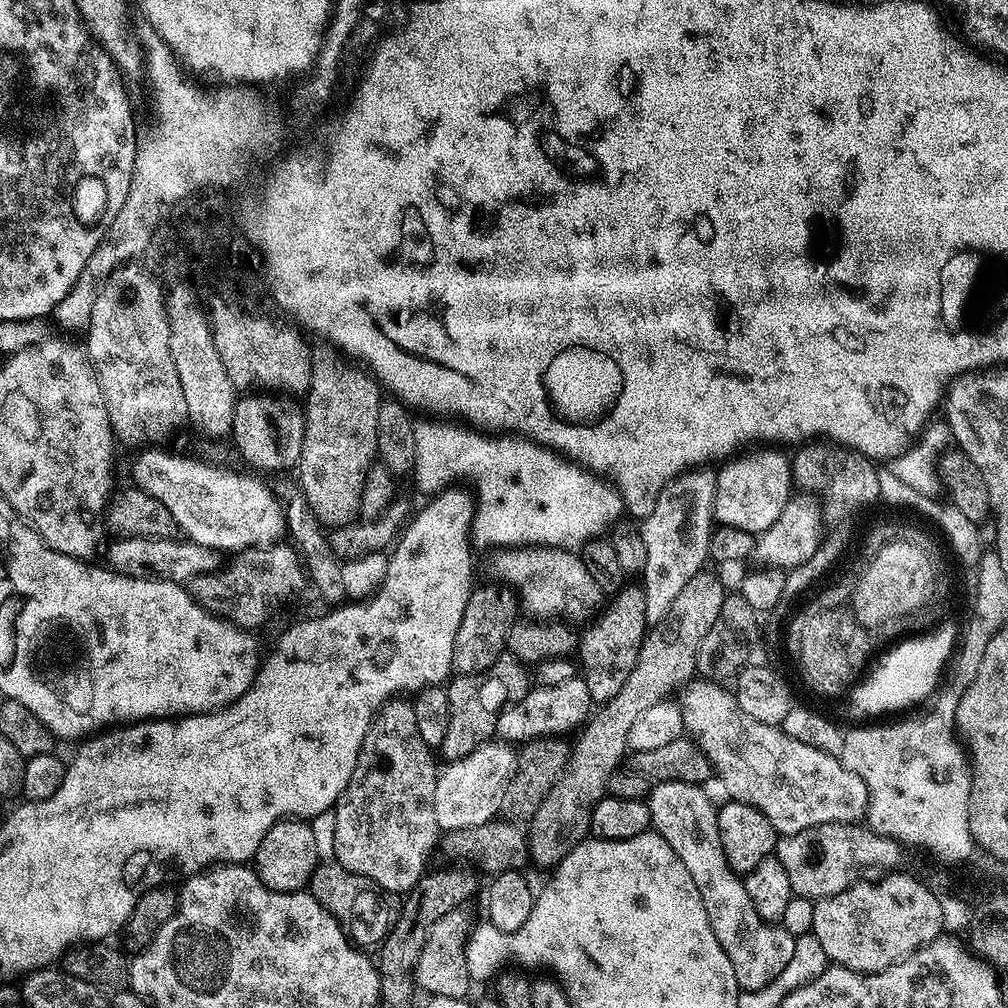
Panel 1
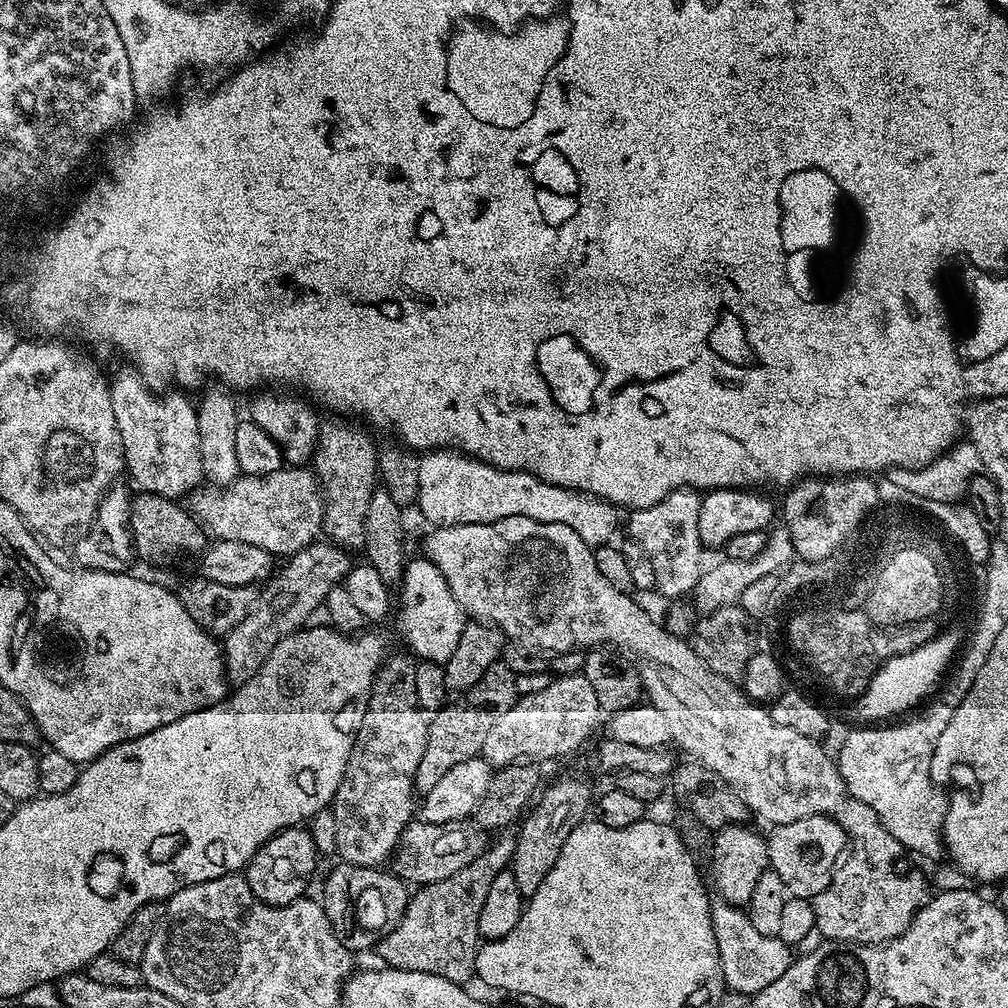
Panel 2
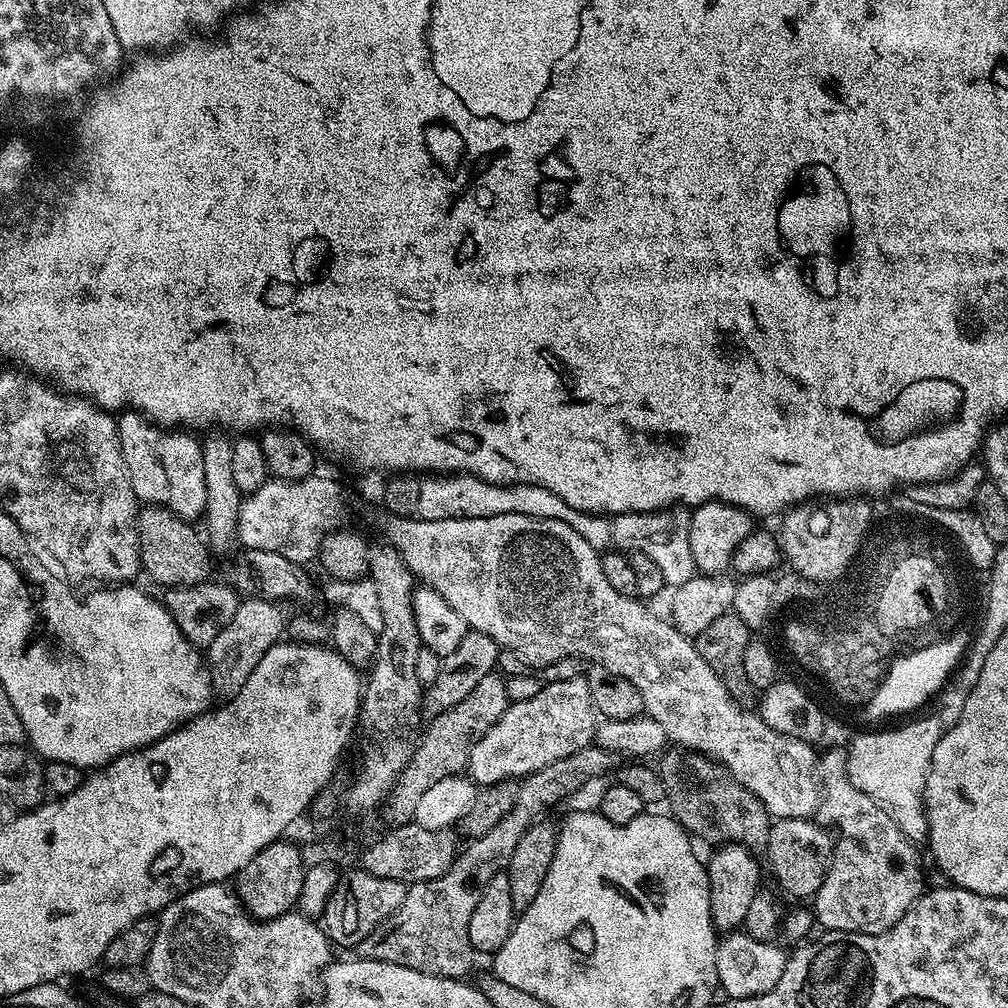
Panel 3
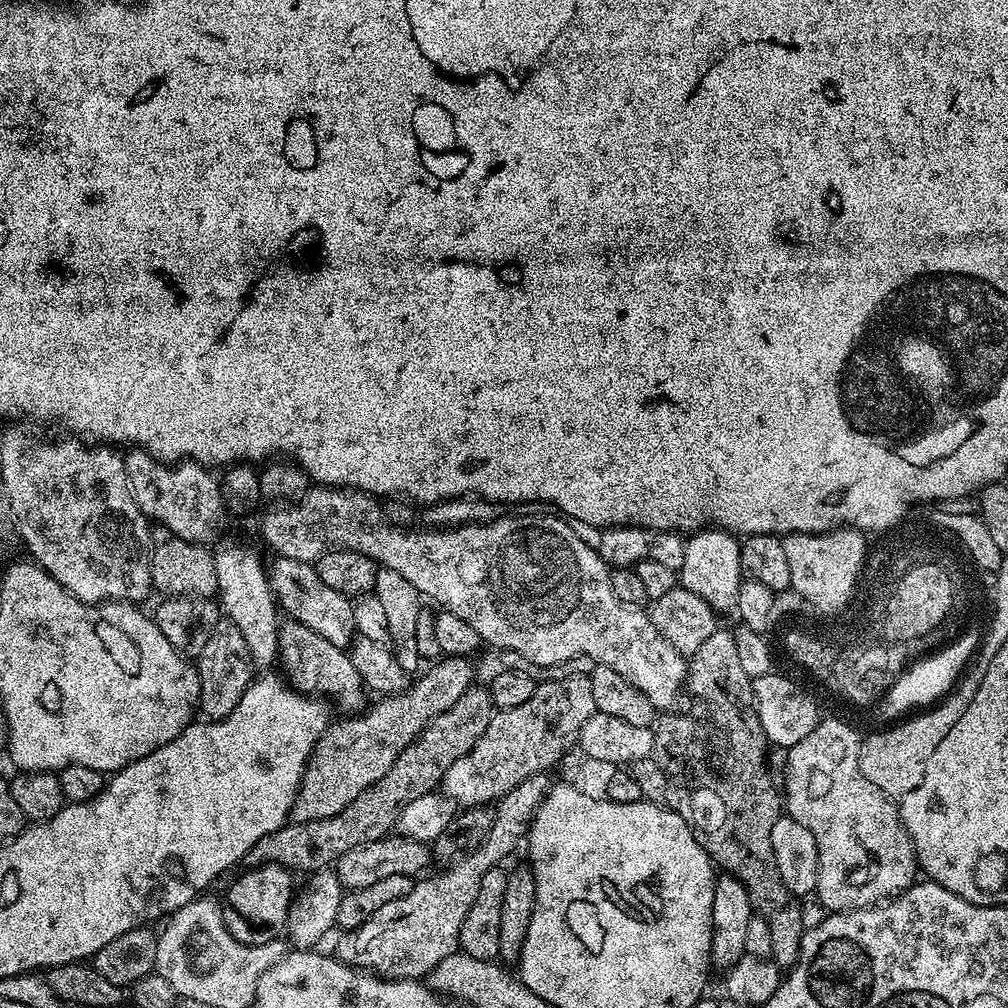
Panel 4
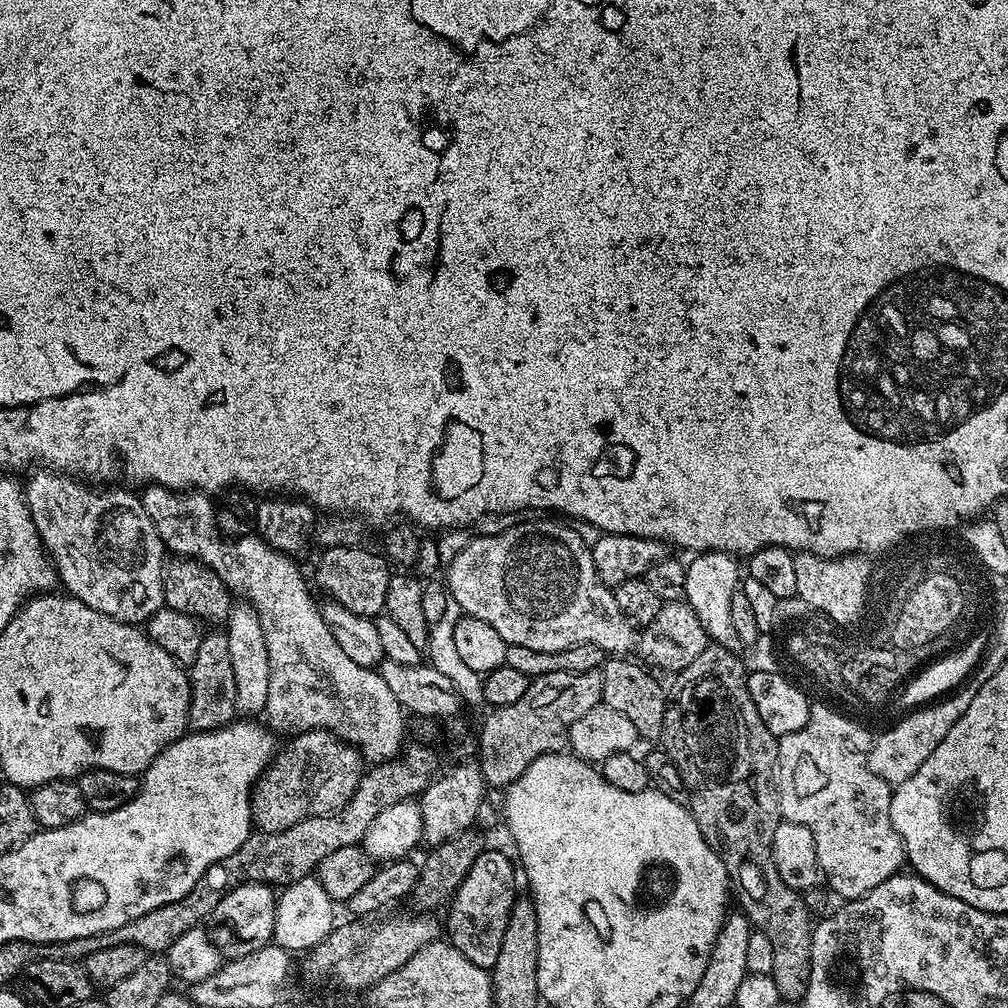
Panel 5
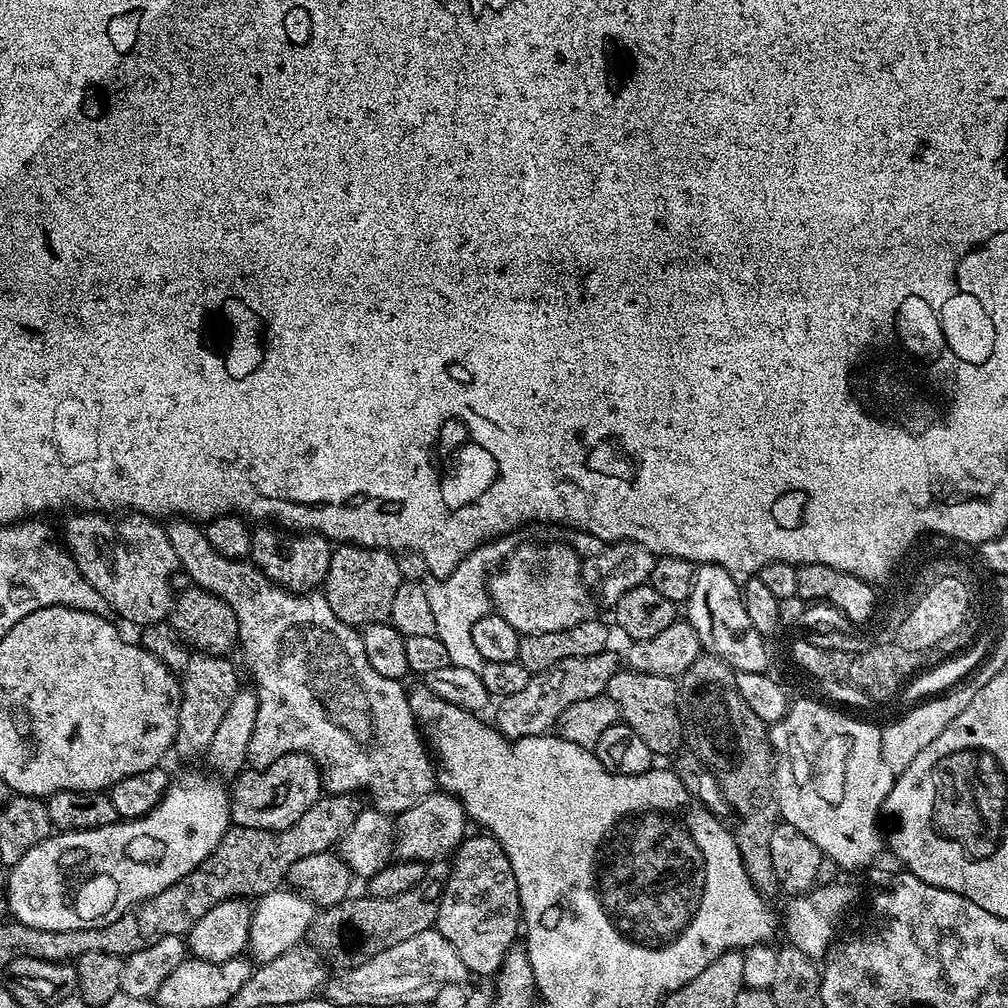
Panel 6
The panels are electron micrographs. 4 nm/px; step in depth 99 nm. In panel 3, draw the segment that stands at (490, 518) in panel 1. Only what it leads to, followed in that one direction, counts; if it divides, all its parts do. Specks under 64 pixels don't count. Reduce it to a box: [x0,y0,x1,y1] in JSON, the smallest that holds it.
[418,474,612,552]

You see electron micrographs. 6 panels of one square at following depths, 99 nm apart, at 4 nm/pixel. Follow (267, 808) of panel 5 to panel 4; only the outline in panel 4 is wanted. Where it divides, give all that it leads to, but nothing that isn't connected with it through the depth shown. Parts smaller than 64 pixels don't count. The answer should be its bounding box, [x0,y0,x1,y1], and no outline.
[291,656,476,824]

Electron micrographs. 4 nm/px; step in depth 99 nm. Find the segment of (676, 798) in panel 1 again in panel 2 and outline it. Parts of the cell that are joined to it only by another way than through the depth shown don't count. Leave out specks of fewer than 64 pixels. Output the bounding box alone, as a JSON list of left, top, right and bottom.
[712,898,794,998]

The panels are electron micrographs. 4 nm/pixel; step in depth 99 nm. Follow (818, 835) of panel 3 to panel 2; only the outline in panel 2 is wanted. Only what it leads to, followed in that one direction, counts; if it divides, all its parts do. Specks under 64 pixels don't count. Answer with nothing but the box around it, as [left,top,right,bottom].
[767,815,850,901]

